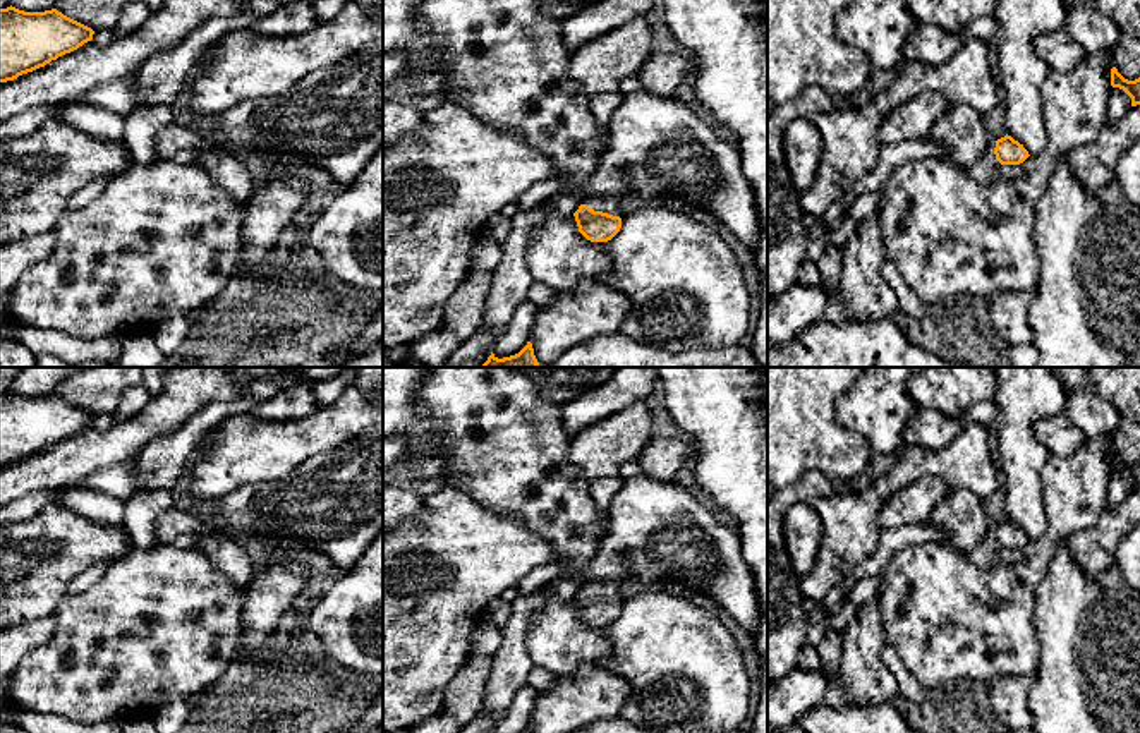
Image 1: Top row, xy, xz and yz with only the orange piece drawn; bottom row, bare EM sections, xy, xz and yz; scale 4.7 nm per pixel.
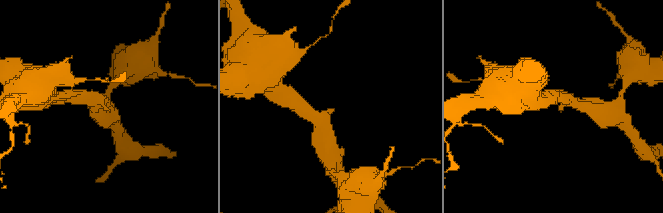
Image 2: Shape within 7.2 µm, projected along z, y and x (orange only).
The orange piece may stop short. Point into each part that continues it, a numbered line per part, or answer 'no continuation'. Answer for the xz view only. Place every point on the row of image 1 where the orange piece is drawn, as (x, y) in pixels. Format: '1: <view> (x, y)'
1: xz (612, 205)

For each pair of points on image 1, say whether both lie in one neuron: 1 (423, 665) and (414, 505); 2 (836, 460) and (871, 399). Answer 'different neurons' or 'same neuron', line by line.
1: different neurons
2: different neurons

